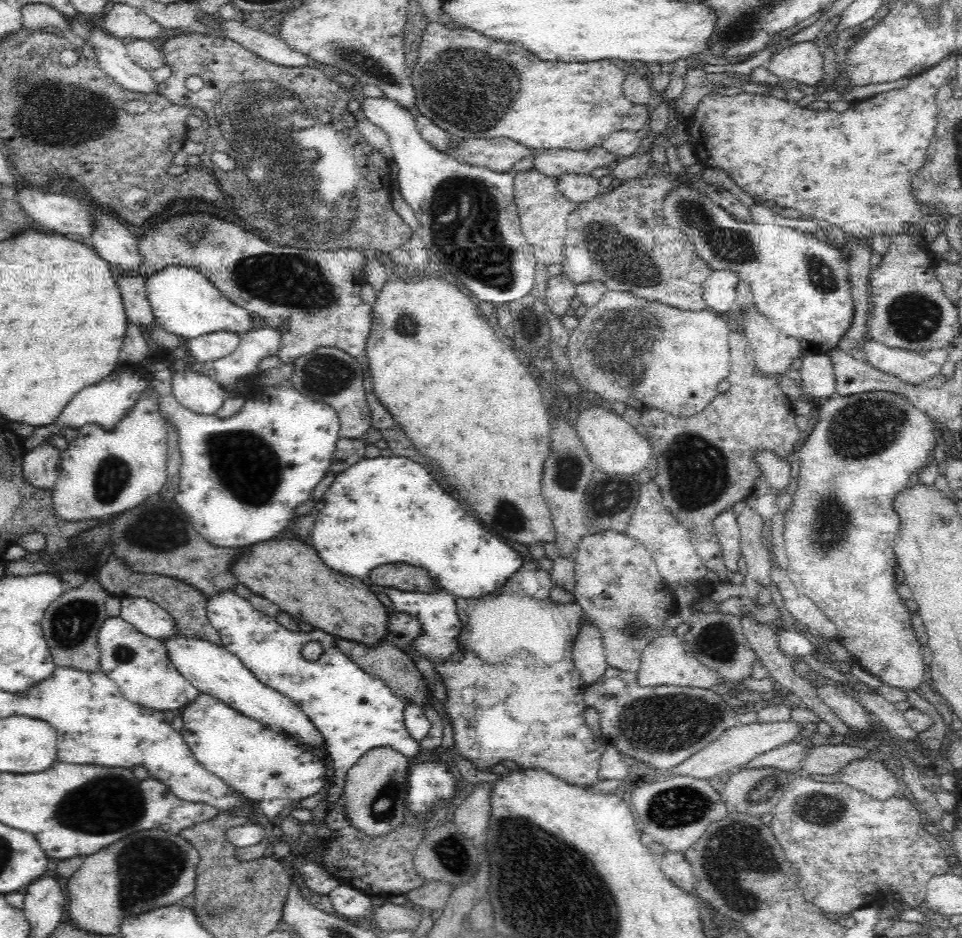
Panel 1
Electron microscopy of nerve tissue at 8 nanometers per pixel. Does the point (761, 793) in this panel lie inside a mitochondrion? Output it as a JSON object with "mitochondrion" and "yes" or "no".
{"mitochondrion":"yes"}

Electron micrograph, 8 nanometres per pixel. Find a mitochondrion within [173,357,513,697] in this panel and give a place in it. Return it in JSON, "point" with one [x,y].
{"point":[250,469]}

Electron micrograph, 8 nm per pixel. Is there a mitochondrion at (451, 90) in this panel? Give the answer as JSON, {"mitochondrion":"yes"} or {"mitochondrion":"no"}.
{"mitochondrion":"yes"}

